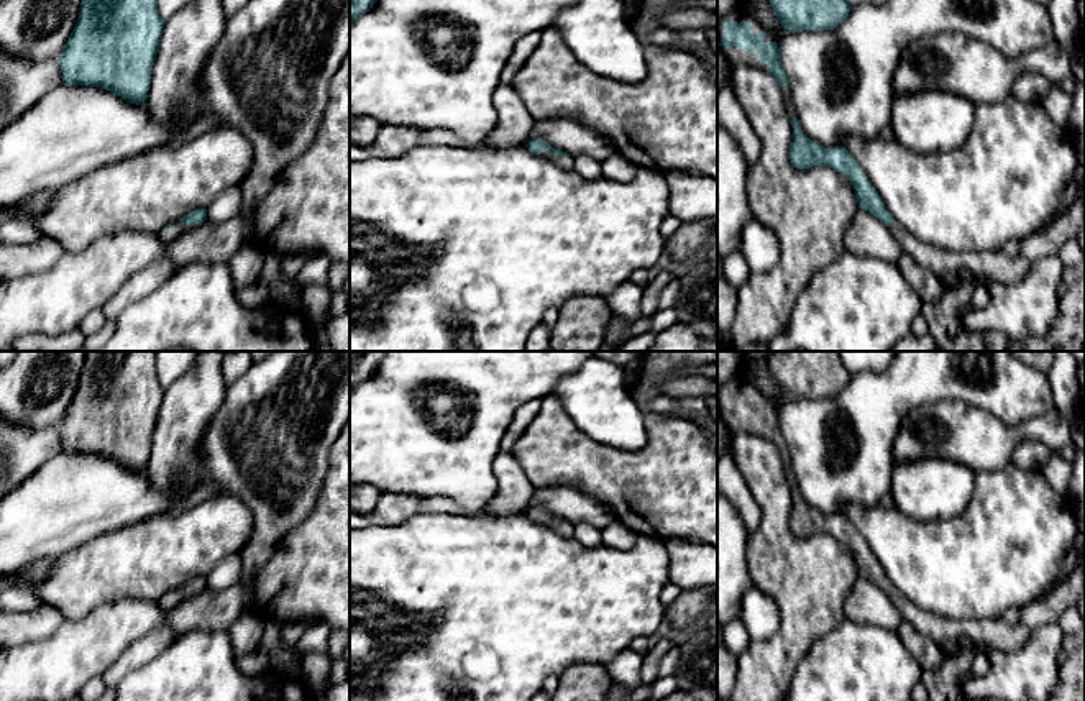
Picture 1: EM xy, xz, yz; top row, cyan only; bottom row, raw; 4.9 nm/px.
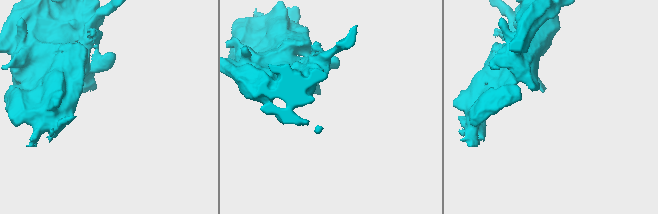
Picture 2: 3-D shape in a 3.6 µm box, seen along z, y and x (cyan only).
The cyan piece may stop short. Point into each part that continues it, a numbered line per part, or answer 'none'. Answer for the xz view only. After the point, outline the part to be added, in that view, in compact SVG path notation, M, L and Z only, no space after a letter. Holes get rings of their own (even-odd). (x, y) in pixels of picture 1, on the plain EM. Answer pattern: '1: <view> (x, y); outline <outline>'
1: xz (563, 529); outline M542 519L538 524L553 529L556 534L563 537L573 537L573 525L570 524L553 524L550 519Z

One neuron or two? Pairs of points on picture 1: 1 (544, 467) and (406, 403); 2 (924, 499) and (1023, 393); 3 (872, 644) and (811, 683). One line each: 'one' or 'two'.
1: two
2: two
3: one

